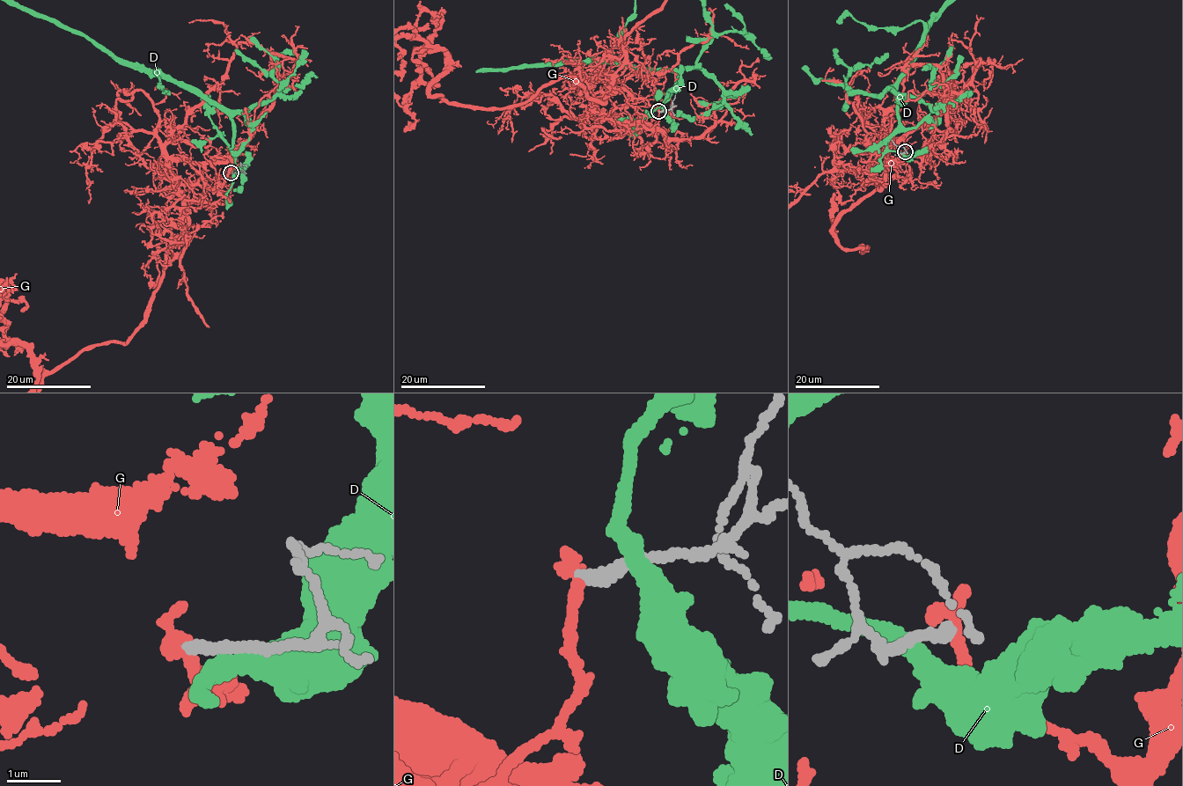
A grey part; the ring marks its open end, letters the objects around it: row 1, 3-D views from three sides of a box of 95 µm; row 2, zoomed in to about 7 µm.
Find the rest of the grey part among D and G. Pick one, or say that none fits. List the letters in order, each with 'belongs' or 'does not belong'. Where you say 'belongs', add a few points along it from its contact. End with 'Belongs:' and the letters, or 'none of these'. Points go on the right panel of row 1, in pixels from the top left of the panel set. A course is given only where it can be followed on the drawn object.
D: does not belong
G: does not belong
Belongs: none of these

